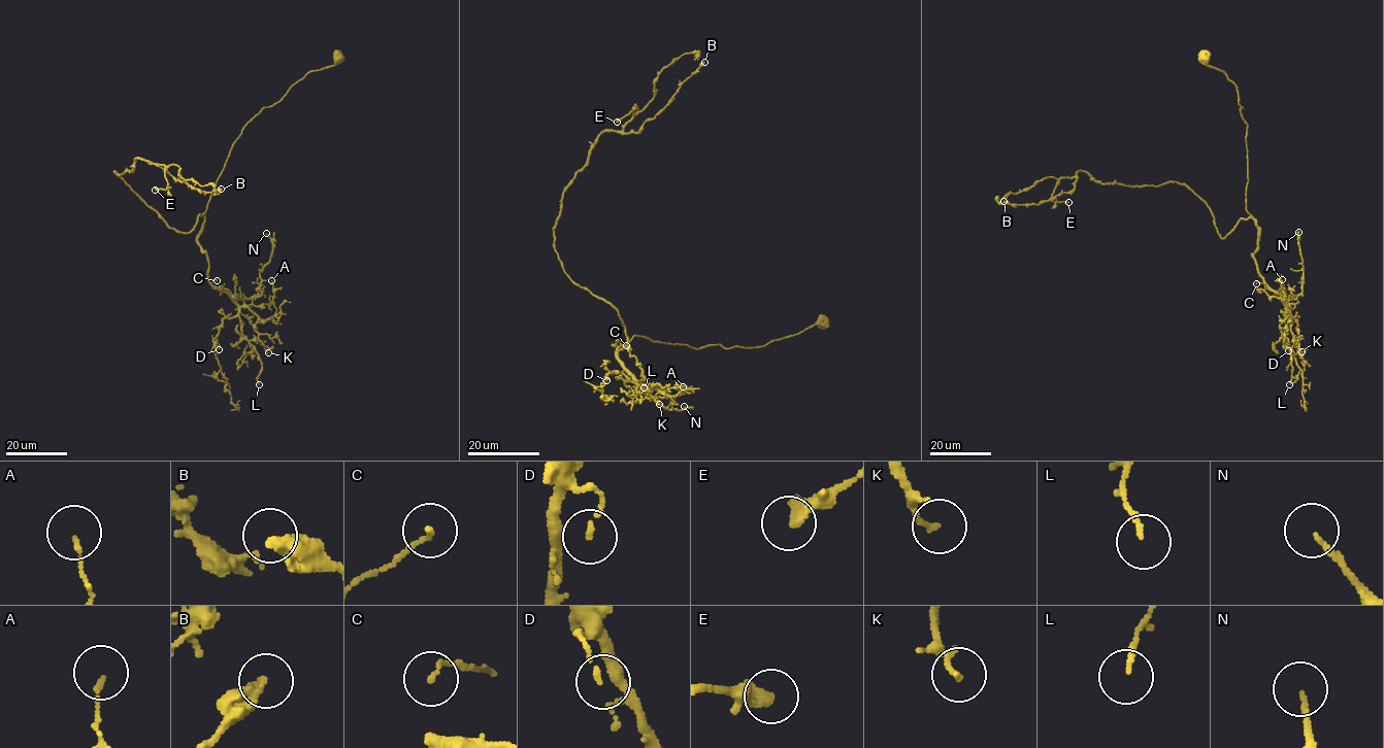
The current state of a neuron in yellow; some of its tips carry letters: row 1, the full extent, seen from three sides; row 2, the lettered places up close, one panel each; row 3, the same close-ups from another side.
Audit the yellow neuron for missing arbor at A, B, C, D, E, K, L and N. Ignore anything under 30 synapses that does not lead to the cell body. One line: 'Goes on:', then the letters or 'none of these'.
Goes on: none of these

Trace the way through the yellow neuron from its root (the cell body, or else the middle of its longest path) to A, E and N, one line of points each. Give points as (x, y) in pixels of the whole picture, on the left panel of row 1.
A: (163, 220), (189, 233), (204, 215), (197, 244), (206, 256), (208, 281), (263, 319), (276, 310), (271, 280)
E: (163, 220), (113, 172), (117, 175), (133, 171), (135, 159), (163, 165), (168, 185), (155, 190)
N: (163, 220), (189, 233), (204, 215), (197, 244), (209, 281), (234, 300), (260, 291), (272, 248), (266, 233)

